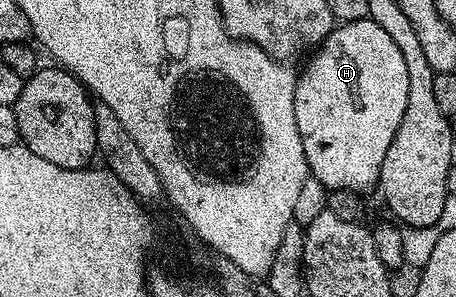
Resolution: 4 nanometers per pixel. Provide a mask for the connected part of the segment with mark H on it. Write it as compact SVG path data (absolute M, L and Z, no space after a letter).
M356 20L350 24L338 23L330 32L324 42L317 45L315 51L308 57L305 69L297 76L295 86L295 126L299 126L299 138L303 138L303 154L307 158L307 166L311 175L323 182L327 190L338 188L339 190L351 190L358 194L366 194L378 187L381 178L381 167L383 157L387 155L387 150L391 150L391 142L395 138L395 130L399 130L399 122L403 122L403 110L407 110L407 62L403 58L403 53L399 51L399 46L395 46L394 40L387 35L387 30L379 26L373 20Z

